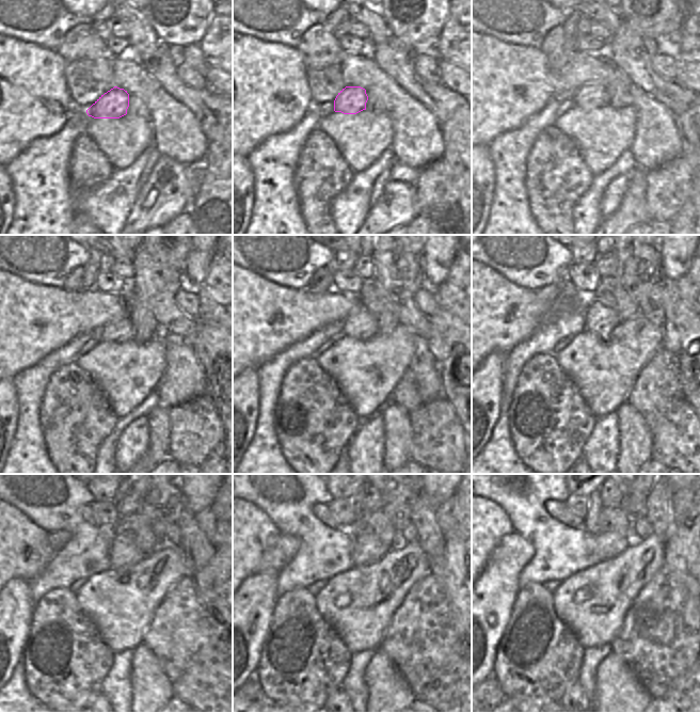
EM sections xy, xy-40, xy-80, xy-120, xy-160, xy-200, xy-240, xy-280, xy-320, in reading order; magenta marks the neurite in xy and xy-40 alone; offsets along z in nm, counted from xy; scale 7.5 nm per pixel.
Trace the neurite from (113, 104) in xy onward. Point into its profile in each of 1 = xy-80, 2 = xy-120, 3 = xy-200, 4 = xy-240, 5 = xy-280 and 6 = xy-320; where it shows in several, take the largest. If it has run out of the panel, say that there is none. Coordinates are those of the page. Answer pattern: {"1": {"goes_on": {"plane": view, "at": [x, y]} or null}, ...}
{"1": {"goes_on": {"plane": "xy-80", "at": [589, 96]}}, "2": {"goes_on": {"plane": "xy-120", "at": [122, 331]}}, "3": {"goes_on": {"plane": "xy-200", "at": [600, 319]}}, "4": {"goes_on": {"plane": "xy-240", "at": [124, 555]}}, "5": {"goes_on": {"plane": "xy-280", "at": [367, 549]}}, "6": {"goes_on": {"plane": "xy-320", "at": [609, 544]}}}

